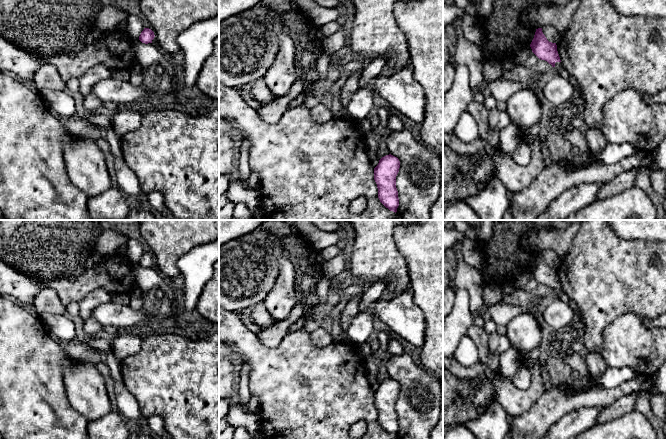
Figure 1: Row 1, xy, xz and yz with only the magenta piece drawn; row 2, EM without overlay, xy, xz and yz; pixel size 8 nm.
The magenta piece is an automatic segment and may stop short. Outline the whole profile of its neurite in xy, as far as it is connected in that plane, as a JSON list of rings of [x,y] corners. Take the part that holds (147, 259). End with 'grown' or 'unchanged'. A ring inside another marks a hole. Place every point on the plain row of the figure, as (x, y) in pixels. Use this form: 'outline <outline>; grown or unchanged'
outline [[[144,252],[144,254],[141,256],[139,260],[139,264],[142,267],[148,268],[148,267],[152,267],[154,261],[155,261],[154,256],[151,253]]]; unchanged

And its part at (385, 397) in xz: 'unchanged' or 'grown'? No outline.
unchanged

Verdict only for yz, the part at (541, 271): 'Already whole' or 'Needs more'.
Needs more

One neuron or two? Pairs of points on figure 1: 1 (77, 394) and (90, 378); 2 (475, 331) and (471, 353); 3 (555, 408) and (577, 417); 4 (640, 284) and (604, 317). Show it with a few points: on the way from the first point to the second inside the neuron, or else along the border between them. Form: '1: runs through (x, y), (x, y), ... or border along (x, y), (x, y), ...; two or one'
1: runs through (81, 390), (86, 382); one
2: border along (465, 334), (476, 345), (479, 359); two
3: border along (590, 407), (579, 407), (565, 413), (549, 428); two
4: runs through (631, 292), (613, 309); one

